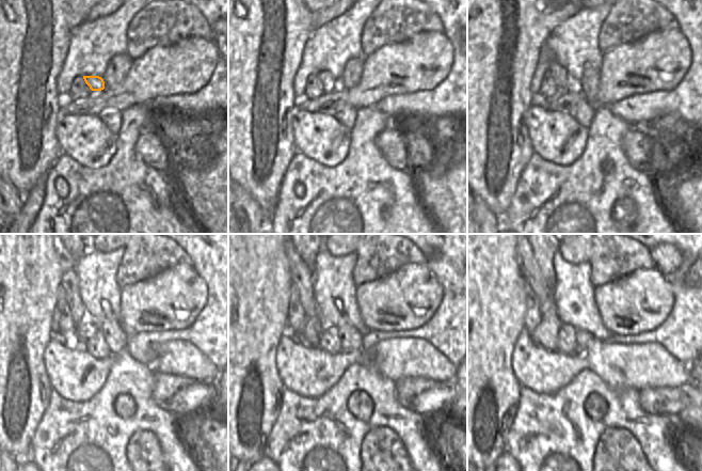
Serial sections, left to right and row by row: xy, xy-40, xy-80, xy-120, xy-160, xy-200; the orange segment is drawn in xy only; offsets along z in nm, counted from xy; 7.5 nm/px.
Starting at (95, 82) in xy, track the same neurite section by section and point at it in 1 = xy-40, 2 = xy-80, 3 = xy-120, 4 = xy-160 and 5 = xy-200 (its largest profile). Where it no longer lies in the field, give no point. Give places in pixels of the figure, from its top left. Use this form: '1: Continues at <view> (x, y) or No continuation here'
1: Continues at xy-40 (329, 83)
2: Continues at xy-80 (557, 73)
3: Continues at xy-120 (73, 305)
4: Continues at xy-160 (302, 278)
5: Continues at xy-200 (527, 264)

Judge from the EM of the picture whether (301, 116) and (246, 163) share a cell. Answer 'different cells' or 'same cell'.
different cells

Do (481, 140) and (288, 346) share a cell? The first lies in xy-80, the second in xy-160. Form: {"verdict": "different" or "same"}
{"verdict": "different"}

